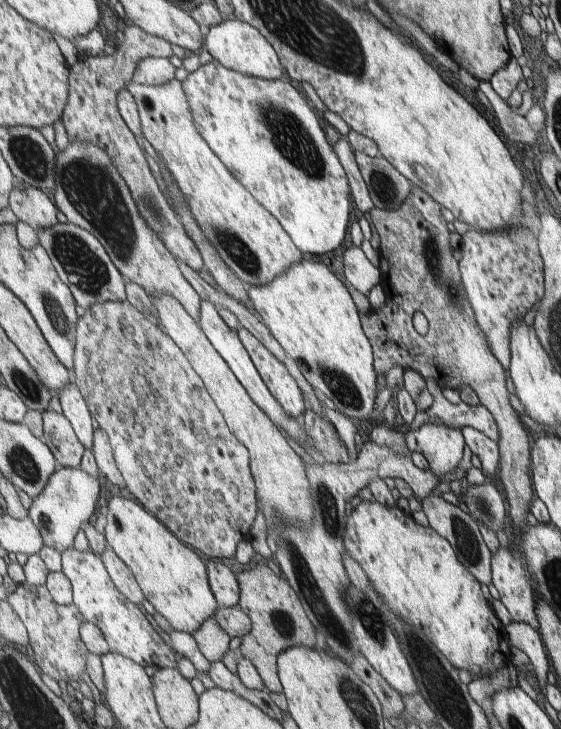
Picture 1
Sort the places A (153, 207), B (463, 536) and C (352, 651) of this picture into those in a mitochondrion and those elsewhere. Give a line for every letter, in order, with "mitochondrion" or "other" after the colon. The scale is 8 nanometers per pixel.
A: mitochondrion
B: mitochondrion
C: mitochondrion

